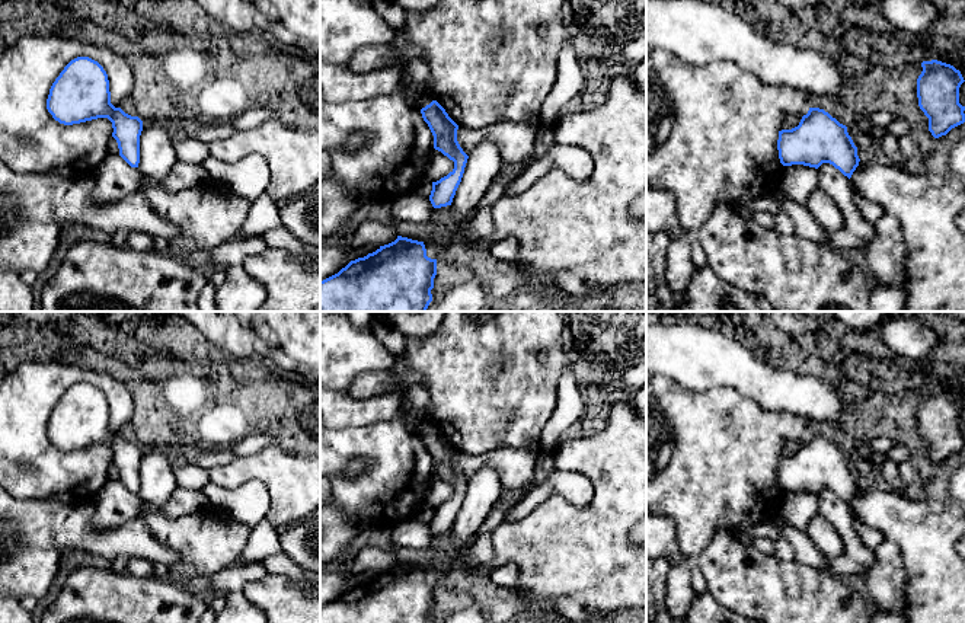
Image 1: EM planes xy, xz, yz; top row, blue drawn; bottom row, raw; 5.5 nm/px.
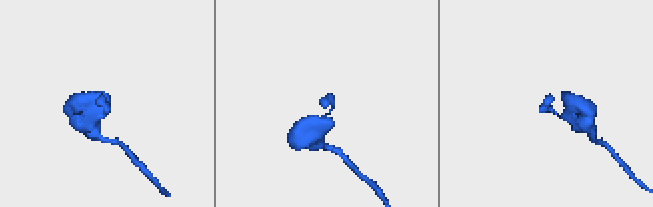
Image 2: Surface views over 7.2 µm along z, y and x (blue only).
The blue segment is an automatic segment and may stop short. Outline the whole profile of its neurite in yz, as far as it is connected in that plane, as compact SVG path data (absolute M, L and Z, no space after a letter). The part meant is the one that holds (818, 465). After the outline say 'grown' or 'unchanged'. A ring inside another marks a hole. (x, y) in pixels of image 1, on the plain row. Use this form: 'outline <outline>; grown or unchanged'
outline M809 434L798 453L779 457L777 476L783 492L830 489L849 505L860 488L847 453L819 434Z; unchanged

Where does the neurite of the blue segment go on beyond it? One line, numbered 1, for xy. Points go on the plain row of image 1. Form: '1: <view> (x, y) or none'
1: none

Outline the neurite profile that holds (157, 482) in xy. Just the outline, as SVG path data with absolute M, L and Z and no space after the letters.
M147 448L140 461L138 496L143 502L162 507L178 488L173 464L160 448Z

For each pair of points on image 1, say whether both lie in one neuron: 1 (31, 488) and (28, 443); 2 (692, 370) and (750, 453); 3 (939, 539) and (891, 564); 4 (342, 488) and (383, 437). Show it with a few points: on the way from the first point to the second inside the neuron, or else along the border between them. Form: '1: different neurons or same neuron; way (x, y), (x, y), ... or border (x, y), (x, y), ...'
1: same neuron; way (35, 476), (41, 467), (28, 454)
2: different neurons; border (697, 392), (731, 387), (741, 396)
3: different neurons; border (884, 537), (898, 549), (903, 558), (907, 591)
4: same neuron; way (360, 488), (383, 465), (383, 454)

